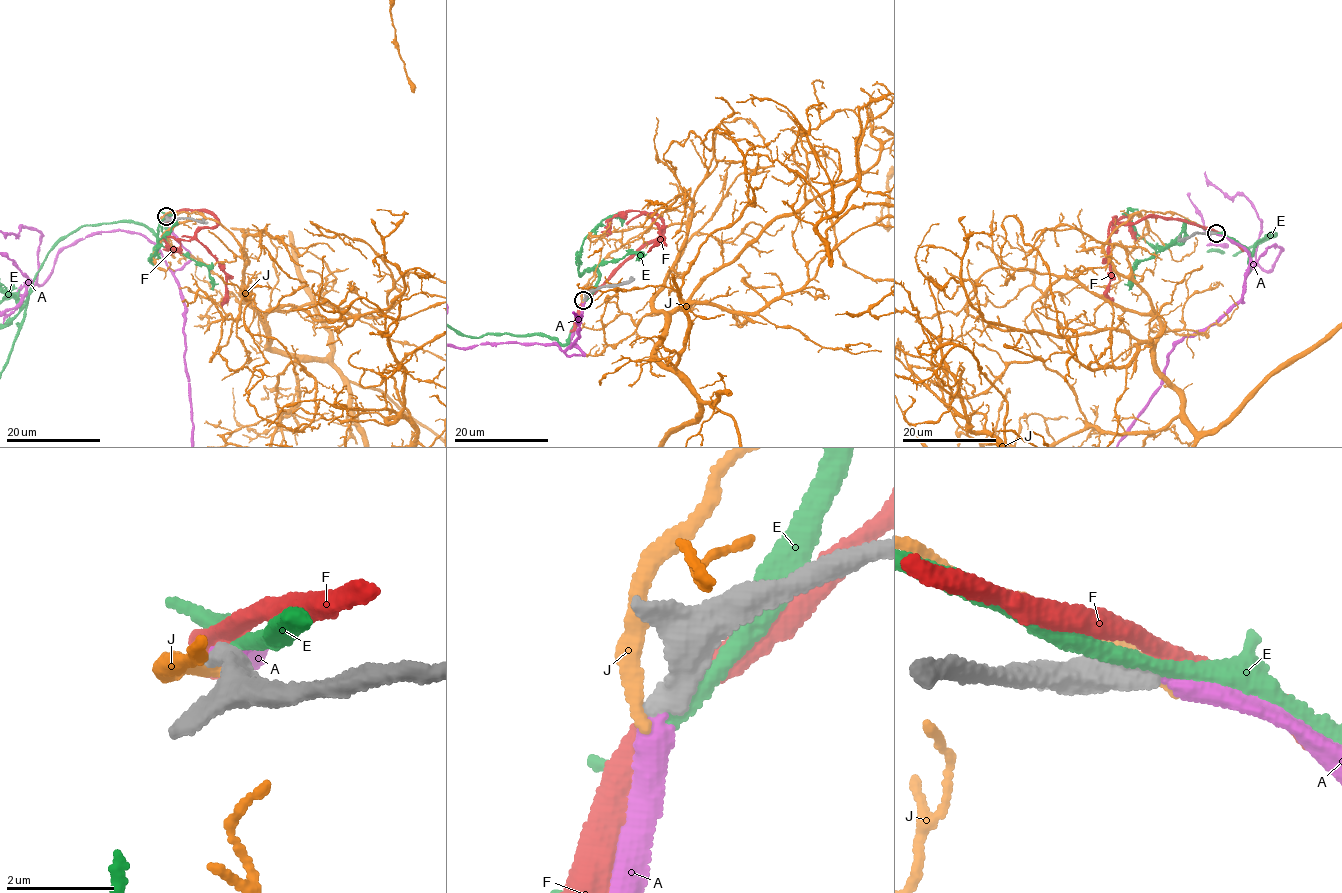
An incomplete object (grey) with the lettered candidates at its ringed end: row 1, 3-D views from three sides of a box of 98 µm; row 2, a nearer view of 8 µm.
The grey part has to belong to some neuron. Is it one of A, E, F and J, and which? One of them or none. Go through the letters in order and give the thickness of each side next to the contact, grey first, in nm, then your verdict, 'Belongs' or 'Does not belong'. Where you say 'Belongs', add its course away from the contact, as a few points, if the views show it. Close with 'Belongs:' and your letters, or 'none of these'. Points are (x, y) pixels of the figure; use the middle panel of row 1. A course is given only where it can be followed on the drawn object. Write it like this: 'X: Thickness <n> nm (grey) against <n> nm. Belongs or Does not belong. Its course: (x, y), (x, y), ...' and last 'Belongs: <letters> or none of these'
A: Thickness 480 nm (grey) against 440 nm. Belongs
E: Thickness 550 nm (grey) against 280 nm. Does not belong
F: Thickness 500 nm (grey) against 360 nm. Does not belong
J: Thickness 460 nm (grey) against 280 nm. Does not belong
Belongs: A

